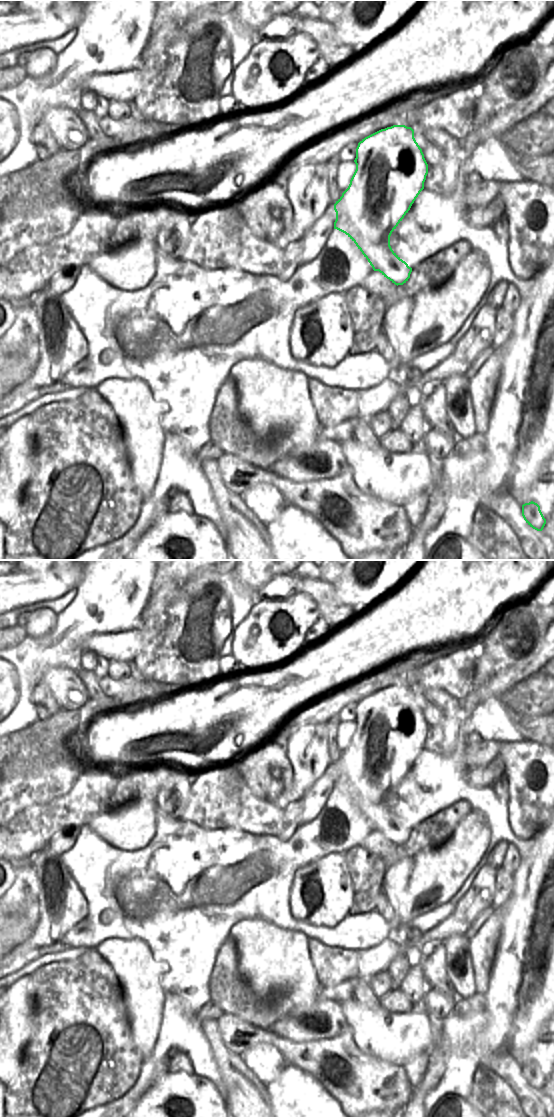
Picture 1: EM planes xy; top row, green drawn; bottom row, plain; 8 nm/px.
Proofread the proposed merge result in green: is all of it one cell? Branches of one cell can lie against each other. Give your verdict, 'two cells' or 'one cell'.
one cell

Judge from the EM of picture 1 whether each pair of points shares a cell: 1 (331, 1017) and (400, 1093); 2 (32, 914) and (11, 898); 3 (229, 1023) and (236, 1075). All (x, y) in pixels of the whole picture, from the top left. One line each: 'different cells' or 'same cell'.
1: different cells
2: same cell
3: different cells

